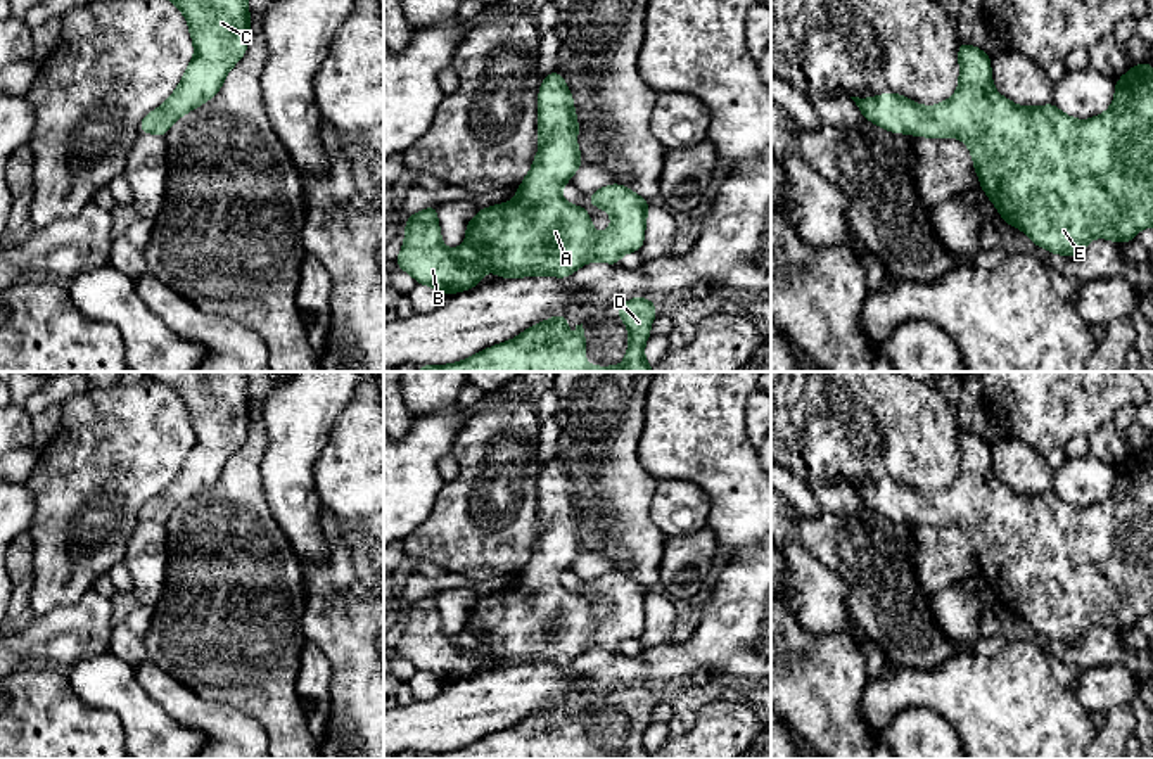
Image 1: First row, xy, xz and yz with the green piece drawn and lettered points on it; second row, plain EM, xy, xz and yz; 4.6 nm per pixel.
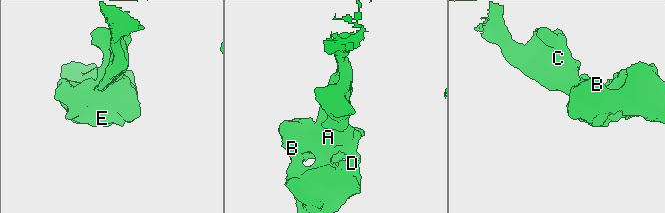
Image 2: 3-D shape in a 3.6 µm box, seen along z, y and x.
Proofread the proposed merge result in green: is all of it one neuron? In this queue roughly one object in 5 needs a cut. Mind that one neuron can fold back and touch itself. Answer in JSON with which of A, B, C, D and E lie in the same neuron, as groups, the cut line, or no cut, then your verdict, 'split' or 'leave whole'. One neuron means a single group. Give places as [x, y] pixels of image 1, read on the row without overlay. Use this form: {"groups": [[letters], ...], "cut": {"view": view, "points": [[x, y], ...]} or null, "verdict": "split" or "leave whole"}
{"groups": [["A", "B", "C", "D", "E"]], "cut": null, "verdict": "leave whole"}

